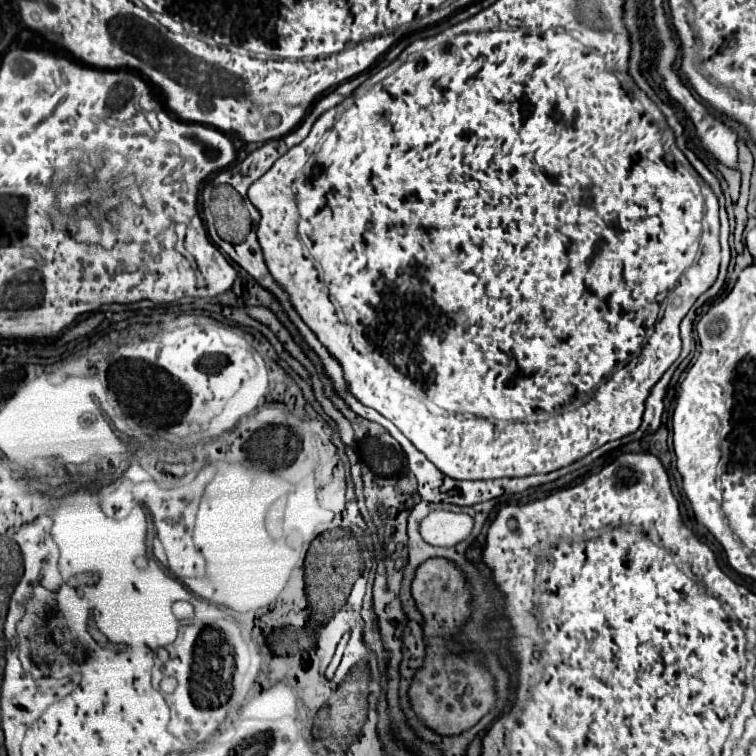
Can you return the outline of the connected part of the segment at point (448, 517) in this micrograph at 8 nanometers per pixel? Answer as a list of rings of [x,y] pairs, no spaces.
[[[432,511],[422,523],[420,533],[430,545],[454,547],[462,543],[474,529],[474,519],[466,513]]]

